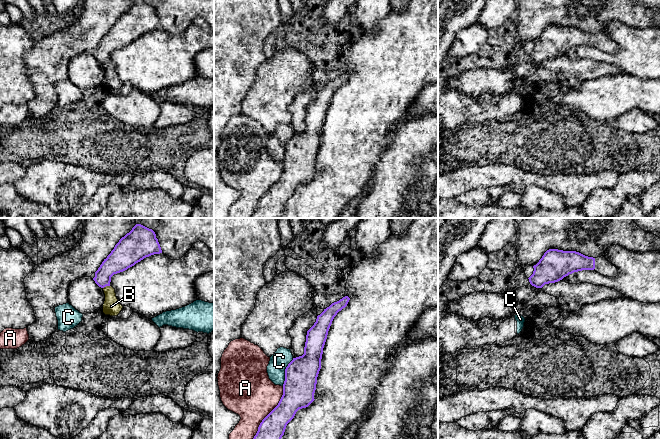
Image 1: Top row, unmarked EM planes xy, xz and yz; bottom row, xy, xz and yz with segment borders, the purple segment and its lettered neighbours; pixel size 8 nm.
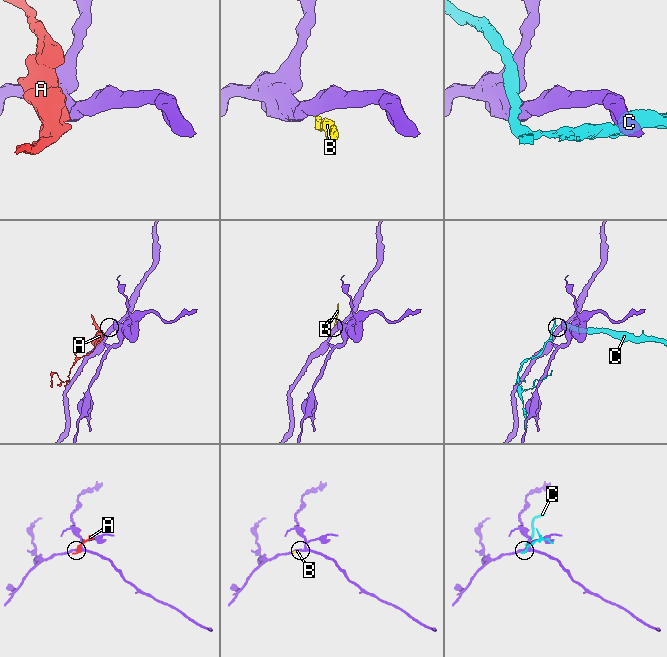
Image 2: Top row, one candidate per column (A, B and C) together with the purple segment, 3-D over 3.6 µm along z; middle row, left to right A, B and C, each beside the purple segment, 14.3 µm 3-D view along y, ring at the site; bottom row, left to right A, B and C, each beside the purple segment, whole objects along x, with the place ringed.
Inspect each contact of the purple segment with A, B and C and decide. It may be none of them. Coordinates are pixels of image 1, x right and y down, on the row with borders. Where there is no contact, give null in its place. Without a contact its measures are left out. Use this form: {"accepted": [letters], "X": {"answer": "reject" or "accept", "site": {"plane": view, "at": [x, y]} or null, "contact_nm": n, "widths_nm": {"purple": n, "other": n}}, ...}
{"accepted": [], "A": {"answer": "reject", "site": {"plane": "xz", "at": [270, 412]}, "contact_nm": 500, "widths_nm": {"purple": 220, "other": 400}}, "B": {"answer": "reject", "site": {"plane": "xy", "at": [106, 285]}, "contact_nm": 60, "widths_nm": {"purple": 200, "other": 140}}, "C": {"answer": "reject", "site": {"plane": "xz", "at": [285, 372]}, "contact_nm": 240, "widths_nm": {"purple": 260, "other": 150}}}

